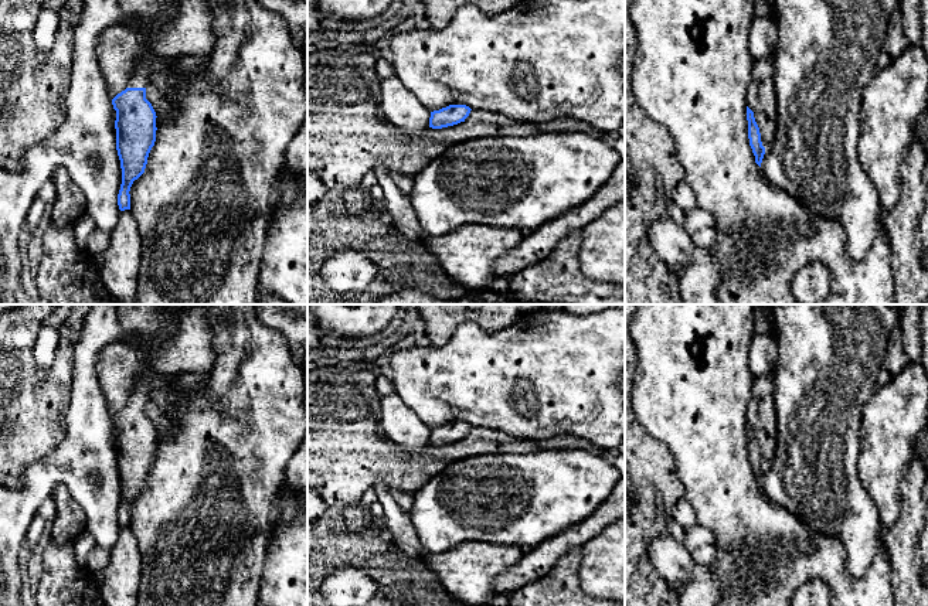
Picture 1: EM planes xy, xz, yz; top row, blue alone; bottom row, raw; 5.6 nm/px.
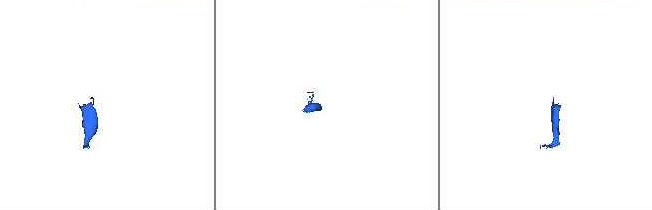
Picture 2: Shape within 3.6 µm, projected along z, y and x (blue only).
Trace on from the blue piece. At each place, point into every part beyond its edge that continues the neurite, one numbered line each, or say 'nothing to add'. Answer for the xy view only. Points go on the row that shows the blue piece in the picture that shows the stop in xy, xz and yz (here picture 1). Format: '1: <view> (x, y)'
1: xy (140, 79)

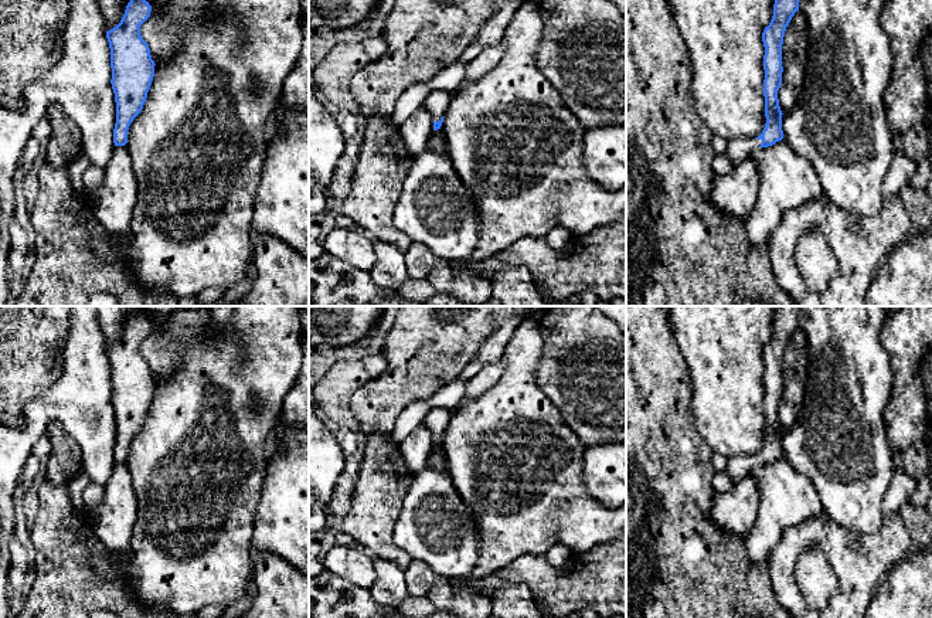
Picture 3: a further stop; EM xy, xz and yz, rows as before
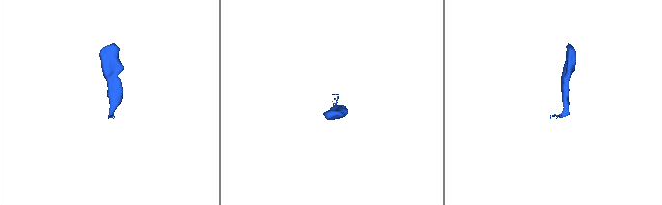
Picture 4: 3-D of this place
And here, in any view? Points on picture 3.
1: yz (738, 149)

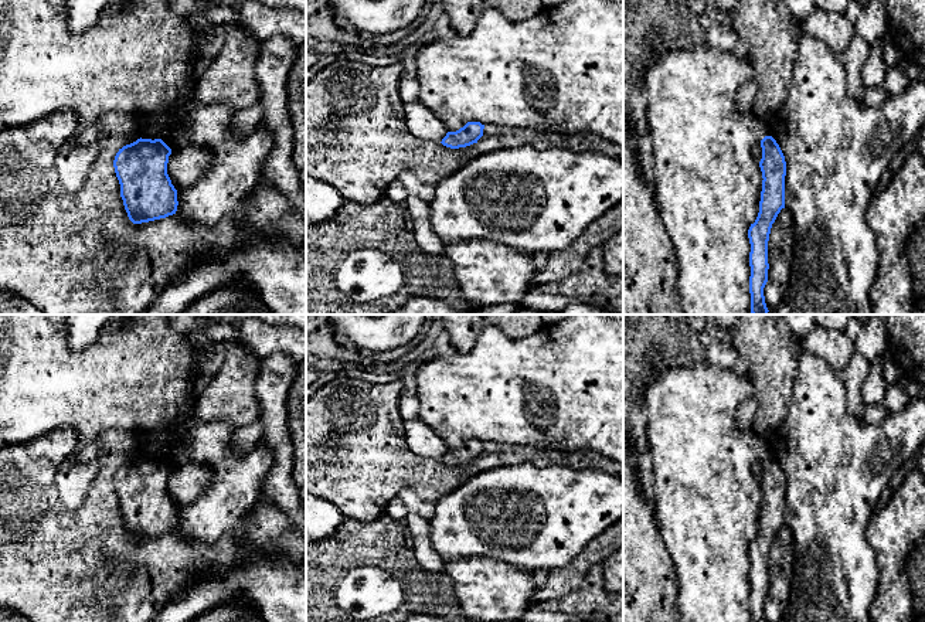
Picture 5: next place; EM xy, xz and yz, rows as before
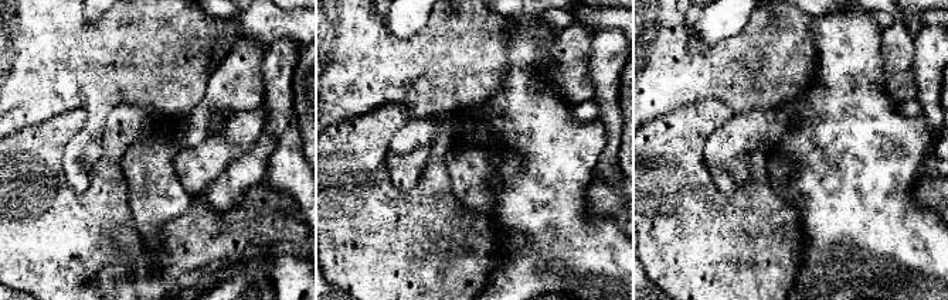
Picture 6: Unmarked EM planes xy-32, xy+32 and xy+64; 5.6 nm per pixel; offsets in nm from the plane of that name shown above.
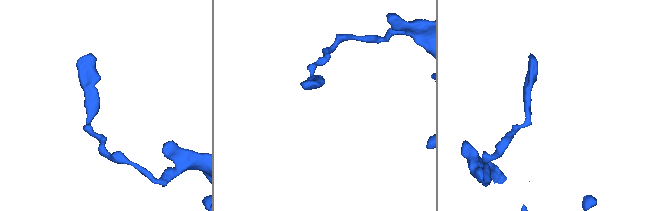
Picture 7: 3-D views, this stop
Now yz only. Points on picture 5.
nothing to add

